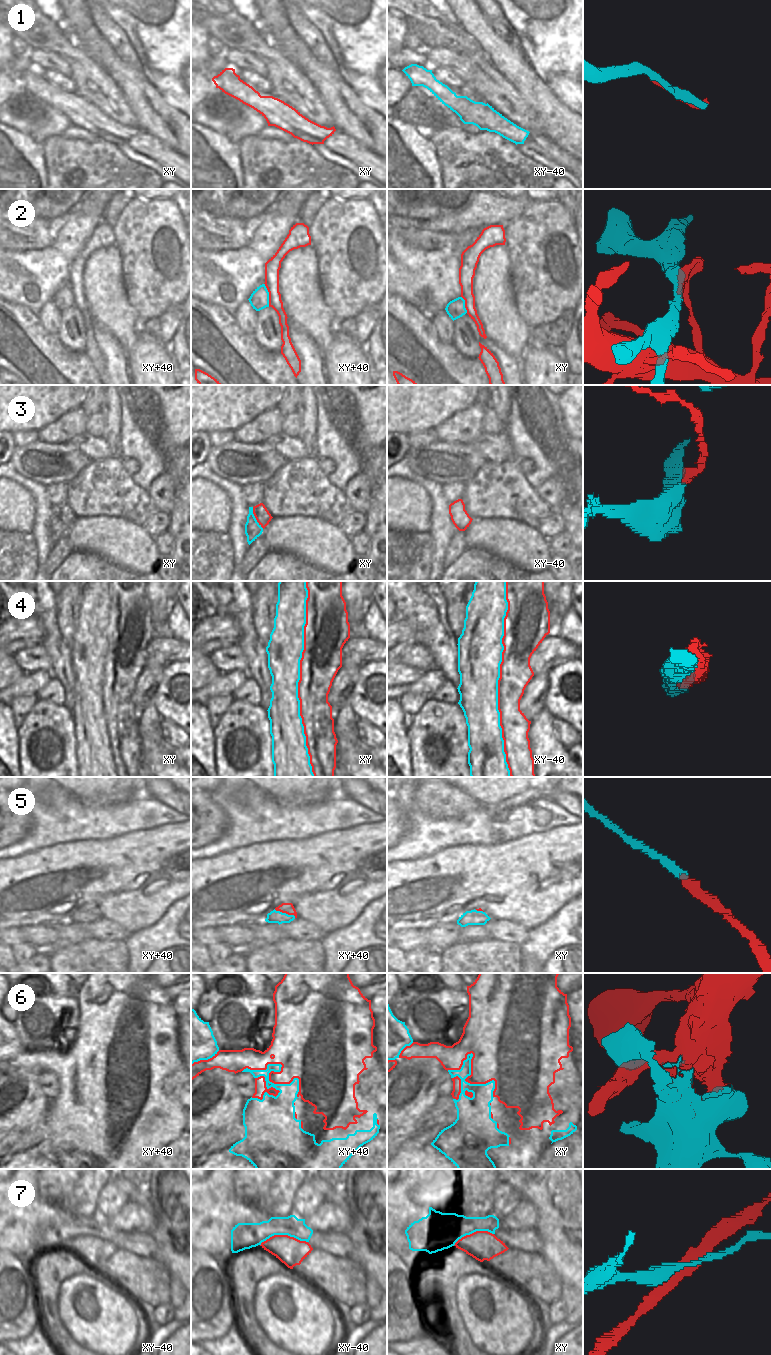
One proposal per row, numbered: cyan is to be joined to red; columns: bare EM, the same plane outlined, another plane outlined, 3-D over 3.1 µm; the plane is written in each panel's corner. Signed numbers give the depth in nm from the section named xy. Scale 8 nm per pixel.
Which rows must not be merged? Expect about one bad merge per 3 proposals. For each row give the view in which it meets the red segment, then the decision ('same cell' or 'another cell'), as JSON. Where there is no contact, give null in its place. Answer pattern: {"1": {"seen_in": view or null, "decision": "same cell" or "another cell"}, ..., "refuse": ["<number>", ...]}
{"1": {"seen_in": null, "decision": "another cell"}, "2": {"seen_in": "xy+40", "decision": "another cell"}, "3": {"seen_in": "xy", "decision": "another cell"}, "4": {"seen_in": "xy", "decision": "another cell"}, "5": {"seen_in": "xy+40", "decision": "same cell"}, "6": {"seen_in": "xy+40", "decision": "same cell"}, "7": {"seen_in": "xy-40", "decision": "another cell"}, "refuse": ["1", "2", "3", "4", "7"]}

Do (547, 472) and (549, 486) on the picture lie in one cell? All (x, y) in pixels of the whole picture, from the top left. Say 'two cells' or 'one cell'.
two cells

